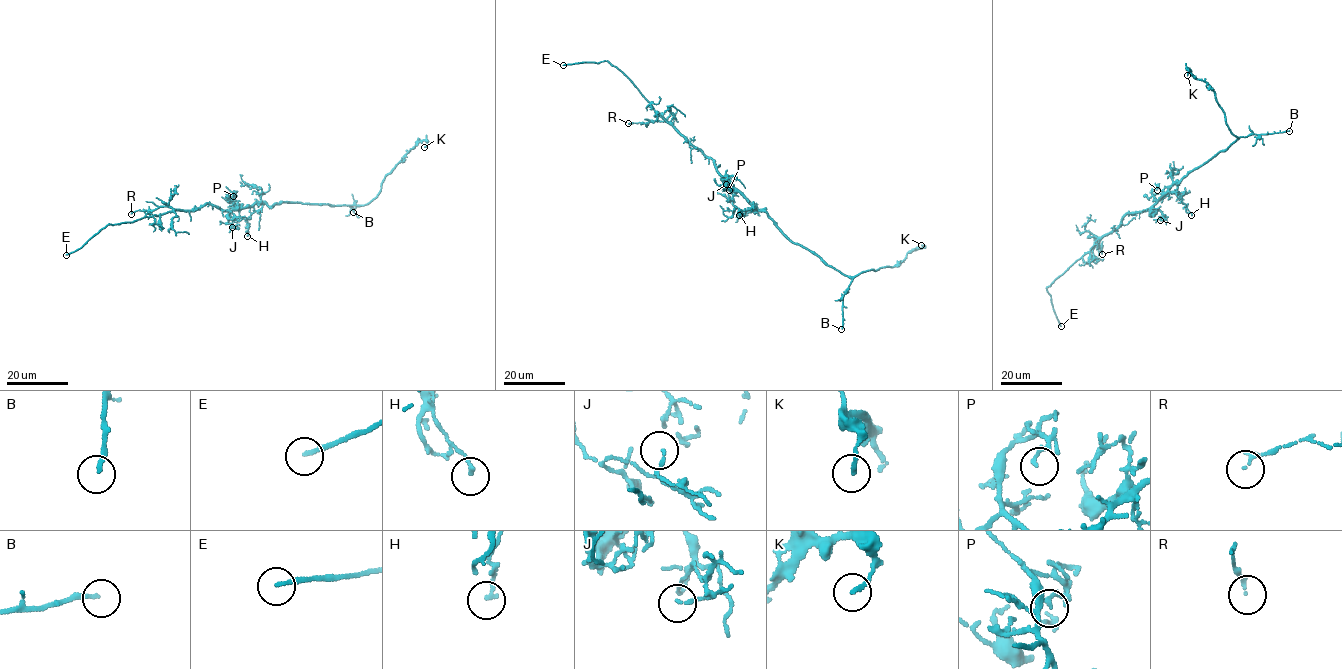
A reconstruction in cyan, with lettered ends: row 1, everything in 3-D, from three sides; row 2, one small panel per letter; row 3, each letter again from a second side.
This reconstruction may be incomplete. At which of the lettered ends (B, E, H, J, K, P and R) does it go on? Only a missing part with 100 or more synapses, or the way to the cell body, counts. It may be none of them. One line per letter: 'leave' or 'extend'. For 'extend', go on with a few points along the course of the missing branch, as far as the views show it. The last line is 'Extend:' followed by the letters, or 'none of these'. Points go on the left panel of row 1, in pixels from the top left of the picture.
B: leave
E: extend; missing branch runs (66, 255), (42, 256), (23, 270)
H: leave
J: leave
K: leave
P: leave
R: leave
Extend: E

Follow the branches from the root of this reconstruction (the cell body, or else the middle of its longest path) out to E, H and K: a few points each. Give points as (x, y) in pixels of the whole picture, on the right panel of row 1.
E: (1166, 192), (1148, 208), (1126, 214), (1117, 228), (1048, 286), (1061, 326)
H: (1166, 192), (1177, 184), (1181, 201), (1191, 215)
K: (1166, 192), (1237, 138), (1225, 122), (1212, 88), (1188, 68), (1187, 75)

